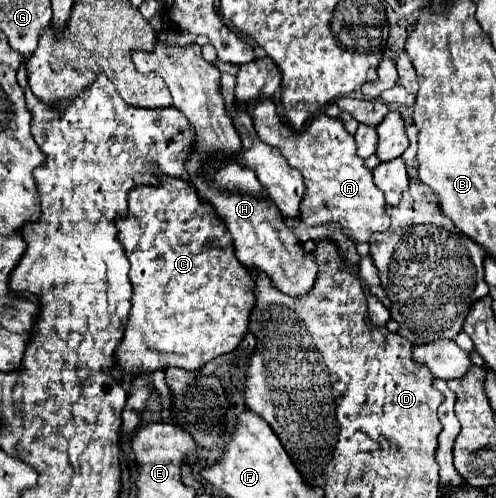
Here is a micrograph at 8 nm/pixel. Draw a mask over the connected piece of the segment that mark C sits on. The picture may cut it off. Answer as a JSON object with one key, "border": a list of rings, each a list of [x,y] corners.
{"border":[[[162,175],[159,184],[135,186],[129,192],[129,214],[137,220],[137,230],[123,234],[121,242],[131,262],[133,308],[125,336],[117,348],[117,378],[123,378],[125,372],[135,376],[169,366],[199,370],[219,354],[233,352],[245,338],[249,314],[255,306],[255,298],[251,298],[251,274],[243,266],[237,266],[233,240],[225,222],[216,221],[213,207],[209,206],[211,218],[207,224],[207,214],[201,210],[203,204],[197,198],[195,186],[181,178]]]}

